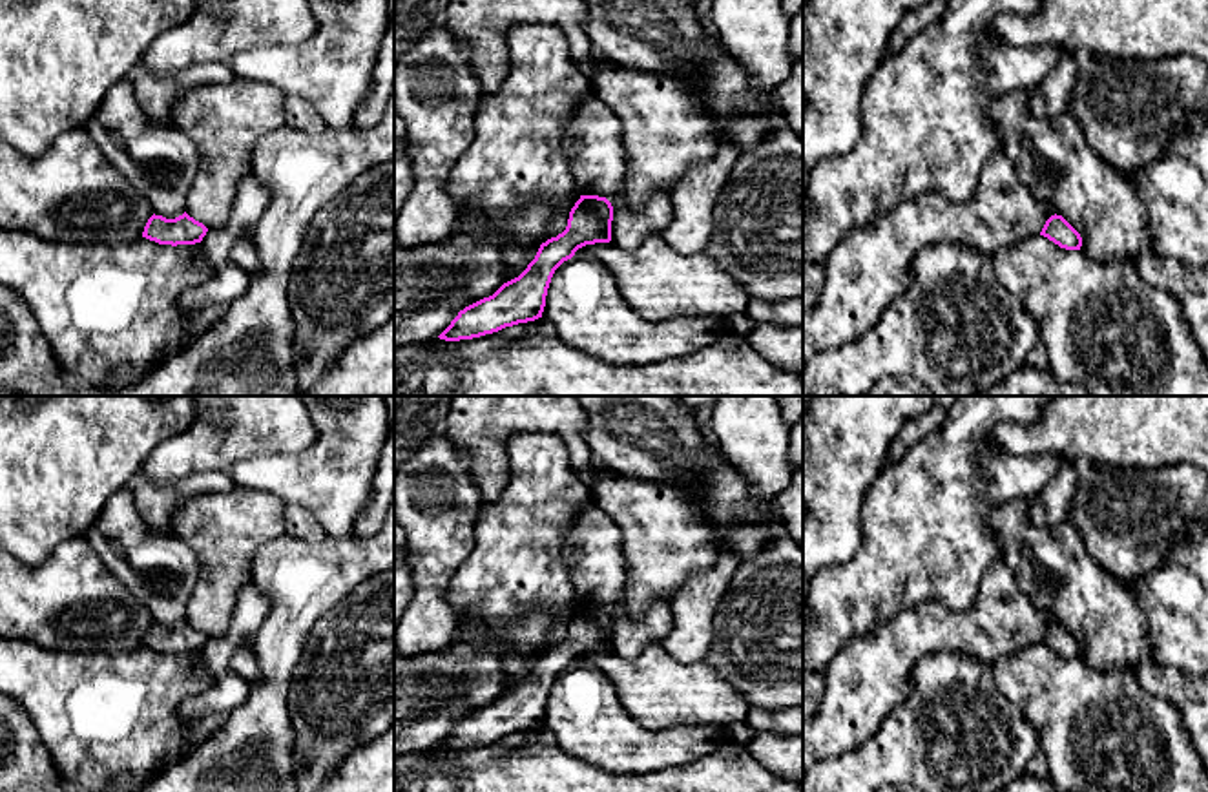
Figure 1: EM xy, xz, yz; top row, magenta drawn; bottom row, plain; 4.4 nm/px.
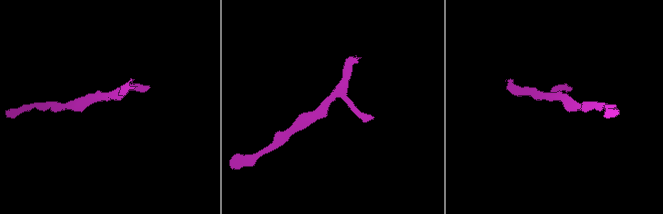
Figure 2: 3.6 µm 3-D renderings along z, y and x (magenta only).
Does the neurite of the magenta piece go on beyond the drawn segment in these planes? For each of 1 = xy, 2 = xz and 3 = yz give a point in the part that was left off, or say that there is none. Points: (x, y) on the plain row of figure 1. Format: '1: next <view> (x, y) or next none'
1: next none
2: next none
3: next none

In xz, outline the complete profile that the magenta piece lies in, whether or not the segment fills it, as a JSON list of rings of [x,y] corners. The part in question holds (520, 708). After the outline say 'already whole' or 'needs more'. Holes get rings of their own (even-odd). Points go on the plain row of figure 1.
[[[580,604],[569,620],[568,635],[540,653],[535,668],[493,704],[463,719],[438,745],[445,750],[473,748],[505,735],[542,726],[555,679],[586,653],[611,650],[613,615],[606,606]]] | already whole

